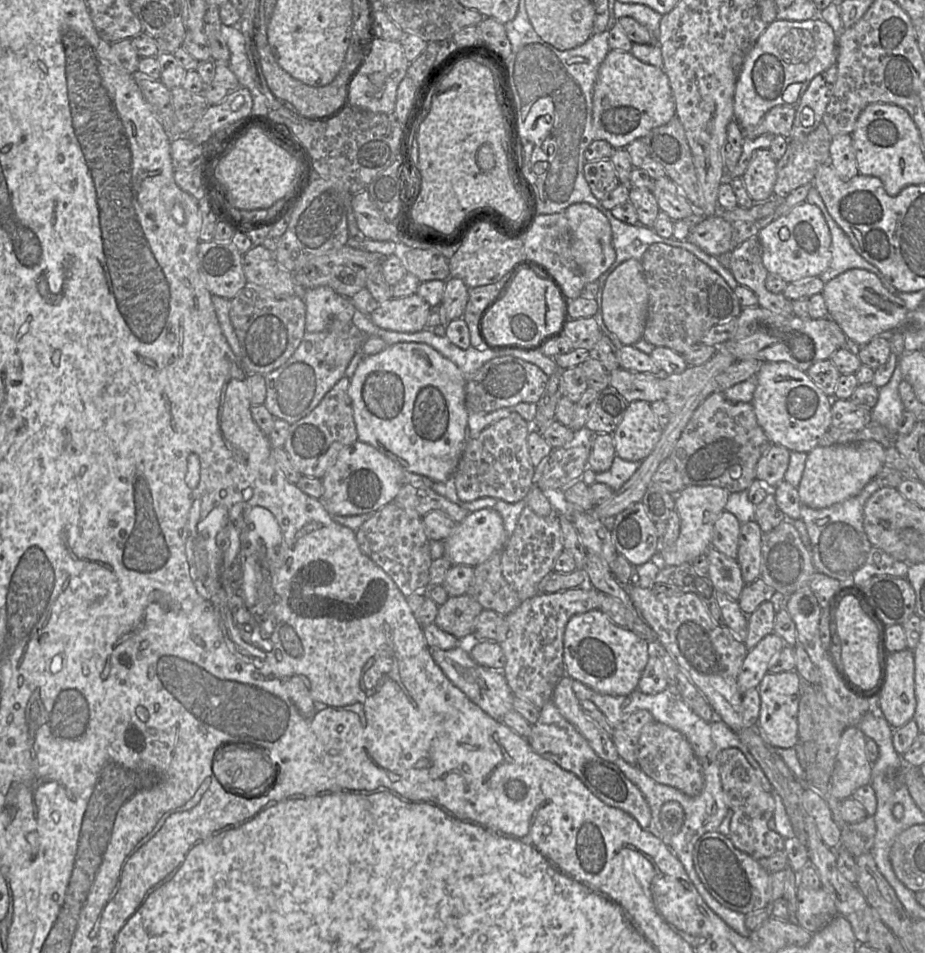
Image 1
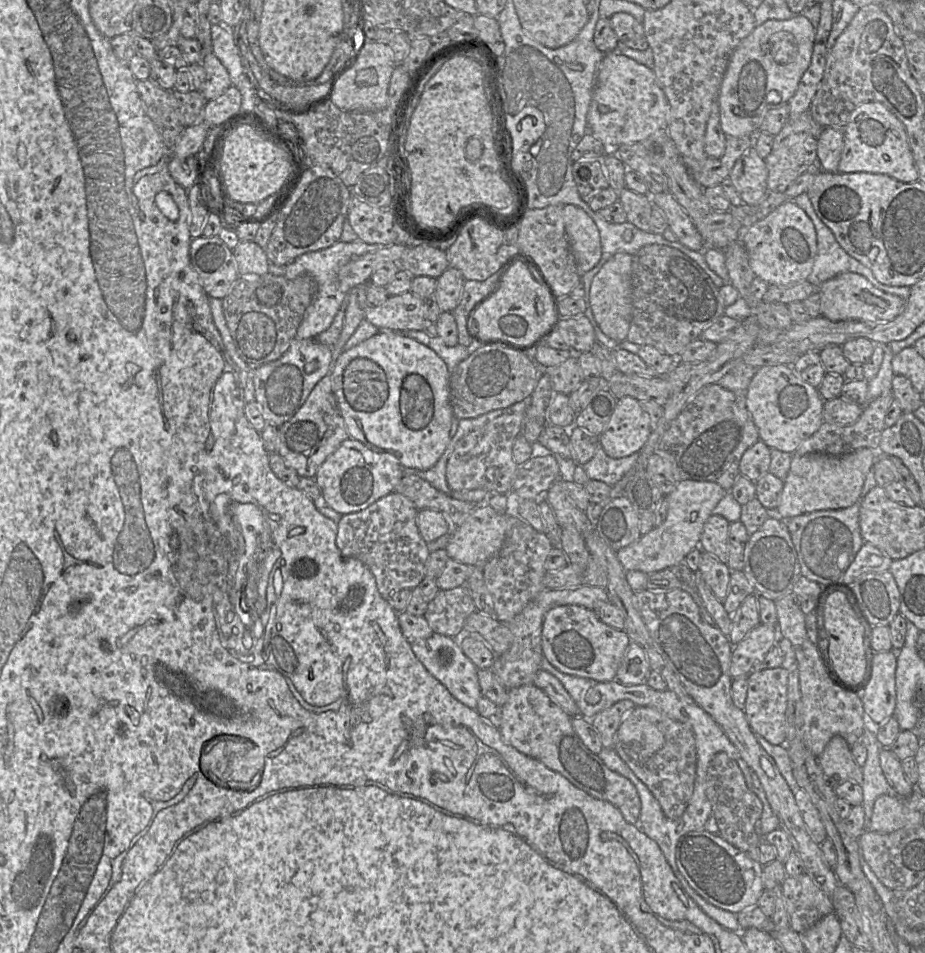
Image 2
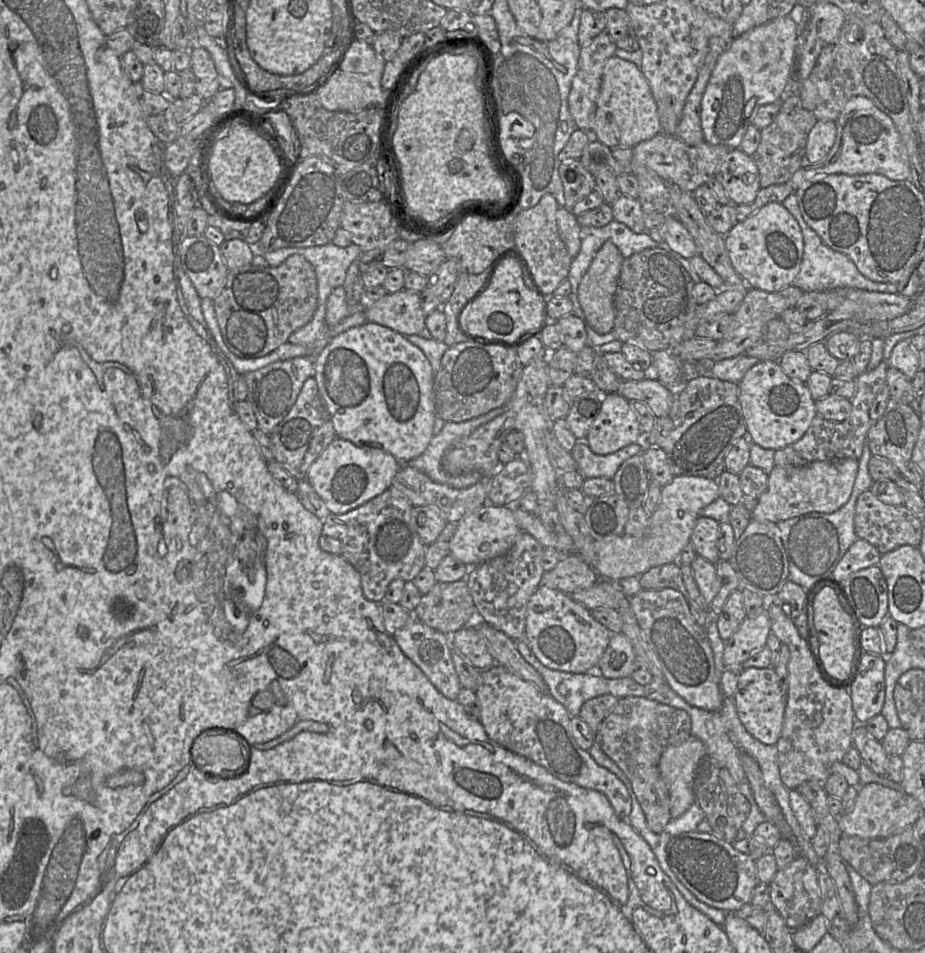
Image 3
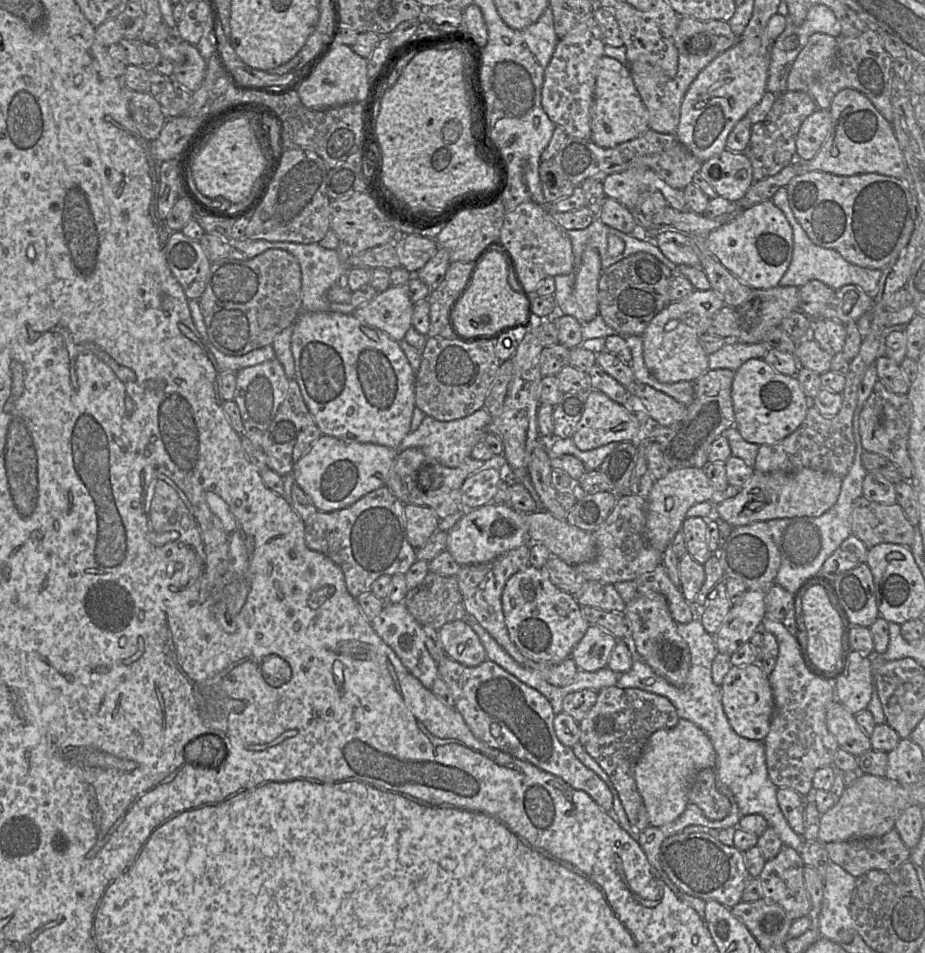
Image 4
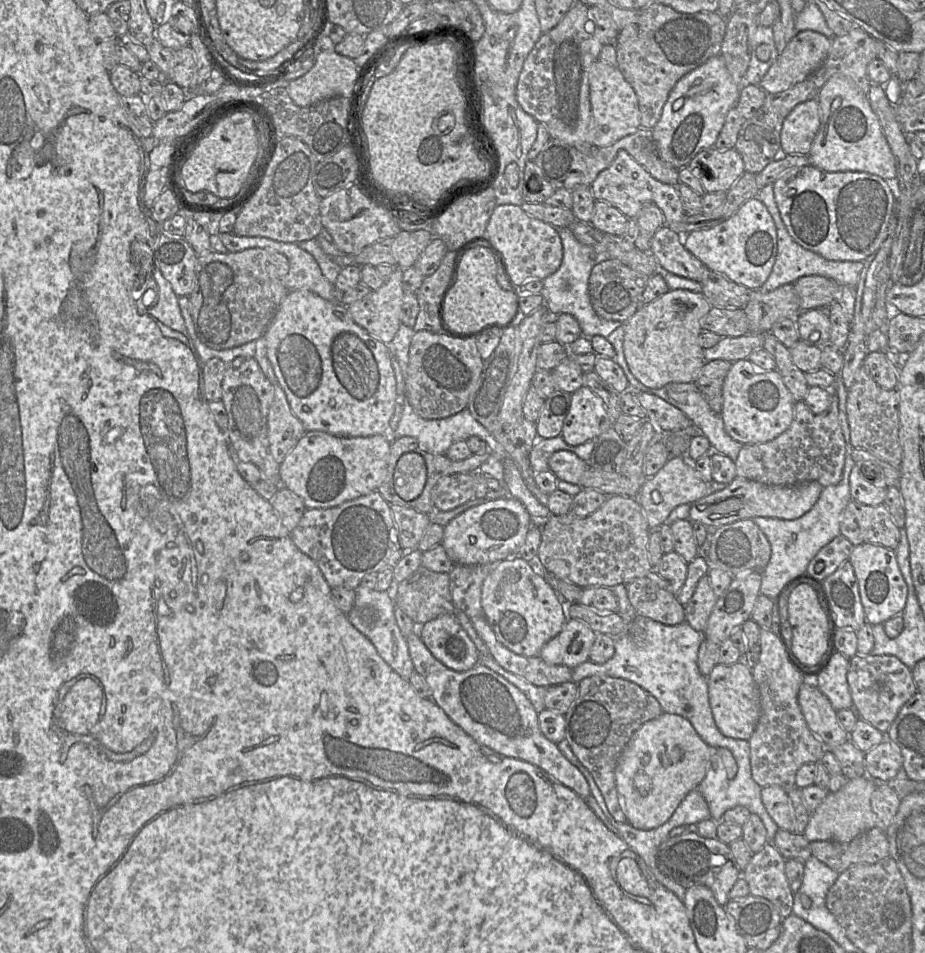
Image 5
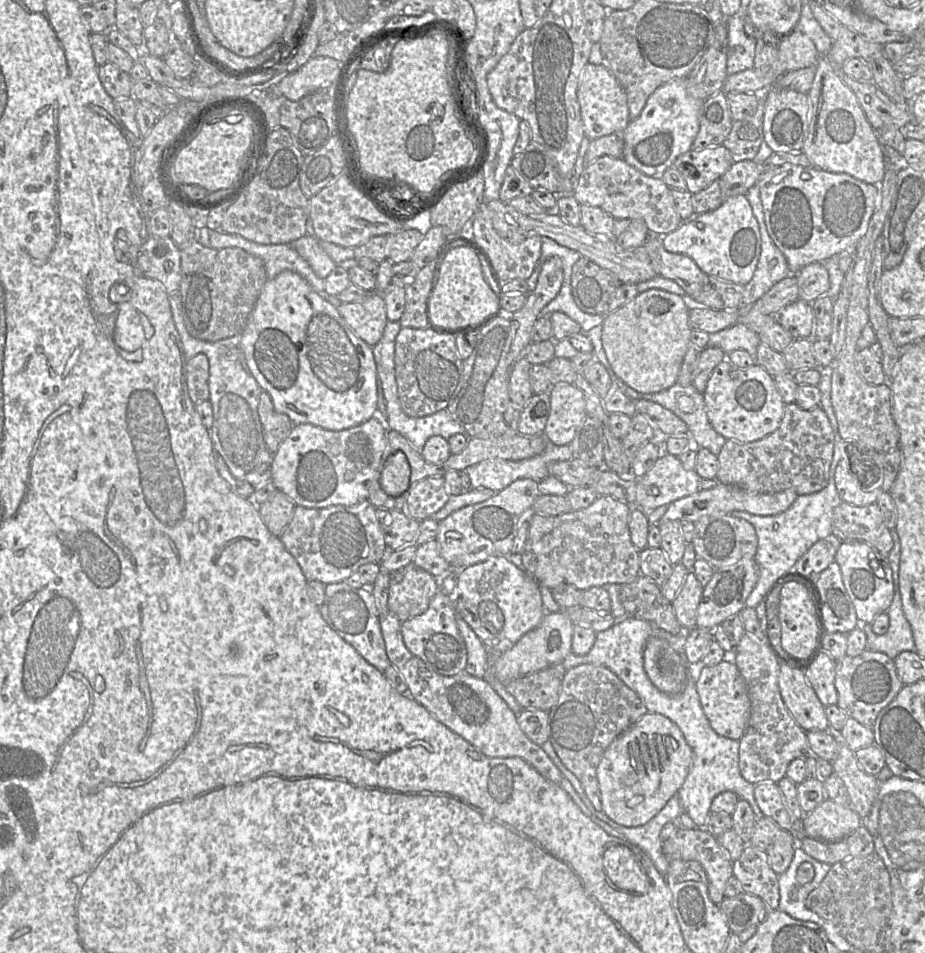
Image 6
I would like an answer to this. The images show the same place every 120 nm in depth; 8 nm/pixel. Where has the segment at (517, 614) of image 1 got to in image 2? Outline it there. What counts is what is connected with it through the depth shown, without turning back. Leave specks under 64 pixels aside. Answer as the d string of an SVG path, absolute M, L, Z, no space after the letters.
M599 586L543 589L518 615L506 623L513 634L513 642L506 652L495 657L491 668L500 684L507 689L533 684L535 675L542 669L541 662L544 658L541 643L542 626L544 616L550 609L562 605L578 605L594 611L609 602L607 590Z

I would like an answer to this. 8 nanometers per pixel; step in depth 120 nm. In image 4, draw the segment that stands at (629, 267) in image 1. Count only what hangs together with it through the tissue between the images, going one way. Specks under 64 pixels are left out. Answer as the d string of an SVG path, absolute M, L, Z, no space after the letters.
M586 247L578 269L574 269L574 296L586 321L599 314L598 283L603 271L601 257L596 248Z

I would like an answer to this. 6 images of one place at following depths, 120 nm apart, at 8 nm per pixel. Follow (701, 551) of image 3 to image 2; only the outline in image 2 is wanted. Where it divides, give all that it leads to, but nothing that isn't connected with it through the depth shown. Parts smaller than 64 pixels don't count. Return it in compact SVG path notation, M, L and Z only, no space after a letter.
M711 515L703 526L699 548L727 563L730 523L720 515Z

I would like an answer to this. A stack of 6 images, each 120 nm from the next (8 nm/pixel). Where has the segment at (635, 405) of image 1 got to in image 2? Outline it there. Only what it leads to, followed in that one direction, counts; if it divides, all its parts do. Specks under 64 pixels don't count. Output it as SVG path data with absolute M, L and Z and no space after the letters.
M632 397L619 398L606 429L598 436L599 445L611 458L624 458L640 452L652 430L649 416Z

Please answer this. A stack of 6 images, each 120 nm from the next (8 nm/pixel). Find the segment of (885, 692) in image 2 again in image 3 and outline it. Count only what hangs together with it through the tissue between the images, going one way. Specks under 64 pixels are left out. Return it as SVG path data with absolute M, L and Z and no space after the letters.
M864 652L859 665L859 675L849 693L858 723L866 723L881 713L885 702L886 659Z

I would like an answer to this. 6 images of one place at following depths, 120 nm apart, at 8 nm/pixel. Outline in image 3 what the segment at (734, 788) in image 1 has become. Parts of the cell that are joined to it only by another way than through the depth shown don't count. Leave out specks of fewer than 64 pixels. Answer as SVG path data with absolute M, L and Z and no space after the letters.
M704 756L700 760L695 771L693 790L695 802L703 810L704 819L710 825L713 834L729 843L749 837L743 834L743 824L749 816L751 804L720 761L710 756Z

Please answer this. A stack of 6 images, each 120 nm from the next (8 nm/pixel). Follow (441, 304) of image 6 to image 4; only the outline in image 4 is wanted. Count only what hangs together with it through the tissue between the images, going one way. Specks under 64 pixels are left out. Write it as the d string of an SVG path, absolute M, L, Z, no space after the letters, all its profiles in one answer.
M491 252L476 264L468 285L458 297L452 317L459 333L482 336L500 334L512 326L530 322L532 313L531 298L515 284L510 261Z

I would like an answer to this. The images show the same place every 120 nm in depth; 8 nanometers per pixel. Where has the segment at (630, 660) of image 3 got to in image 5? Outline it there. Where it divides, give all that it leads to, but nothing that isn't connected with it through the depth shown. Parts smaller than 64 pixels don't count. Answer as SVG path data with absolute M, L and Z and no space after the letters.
M569 618L562 631L544 645L539 657L548 664L572 669L589 660L596 634L585 622Z

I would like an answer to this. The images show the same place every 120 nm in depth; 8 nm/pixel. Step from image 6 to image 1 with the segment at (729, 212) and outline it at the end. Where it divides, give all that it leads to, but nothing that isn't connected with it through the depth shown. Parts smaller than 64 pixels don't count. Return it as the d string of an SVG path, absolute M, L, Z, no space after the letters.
M807 202L795 206L787 215L782 216L764 227L757 235L762 246L762 262L770 274L794 283L808 278L819 277L831 262L831 233L819 207Z

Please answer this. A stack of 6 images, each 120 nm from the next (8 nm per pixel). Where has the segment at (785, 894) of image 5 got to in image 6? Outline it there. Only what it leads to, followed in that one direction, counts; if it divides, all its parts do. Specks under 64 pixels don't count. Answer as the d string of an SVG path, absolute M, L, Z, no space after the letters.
M746 846L740 857L732 863L732 871L733 877L740 882L744 893L762 899L770 910L778 909L780 900L779 875L769 866L766 851Z

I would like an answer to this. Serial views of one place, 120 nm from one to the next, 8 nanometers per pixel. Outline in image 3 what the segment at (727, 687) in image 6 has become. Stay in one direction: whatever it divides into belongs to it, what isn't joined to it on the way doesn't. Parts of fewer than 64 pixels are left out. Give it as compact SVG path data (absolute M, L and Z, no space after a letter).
M771 667L741 669L732 698L738 718L745 729L760 742L775 745L781 736L786 708L782 694L782 679L776 671Z

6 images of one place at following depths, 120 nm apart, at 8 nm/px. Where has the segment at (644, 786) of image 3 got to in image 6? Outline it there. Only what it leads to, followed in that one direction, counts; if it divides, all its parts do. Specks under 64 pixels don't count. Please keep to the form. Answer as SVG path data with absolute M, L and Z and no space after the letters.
M581 664L566 670L556 704L548 710L549 738L564 766L581 782L587 798L602 811L597 768L611 742L648 710L641 698L605 666Z

